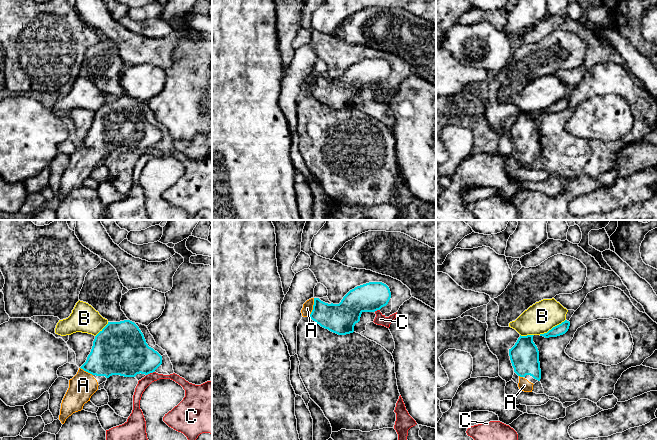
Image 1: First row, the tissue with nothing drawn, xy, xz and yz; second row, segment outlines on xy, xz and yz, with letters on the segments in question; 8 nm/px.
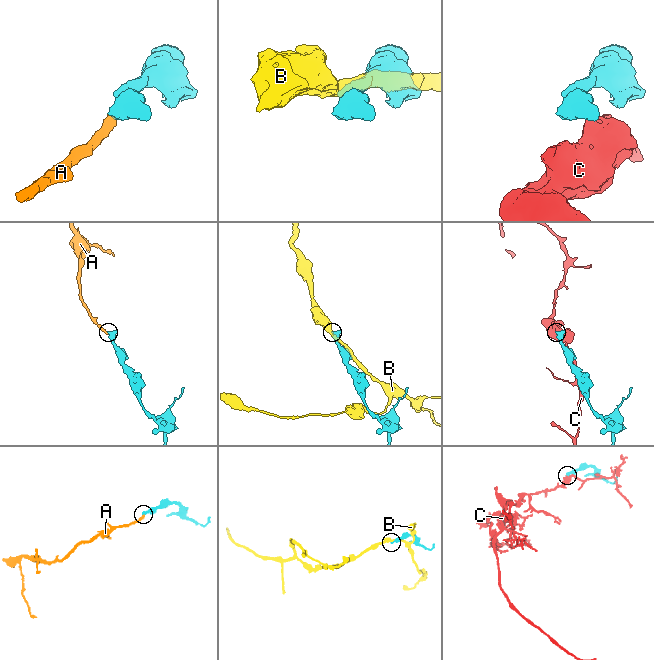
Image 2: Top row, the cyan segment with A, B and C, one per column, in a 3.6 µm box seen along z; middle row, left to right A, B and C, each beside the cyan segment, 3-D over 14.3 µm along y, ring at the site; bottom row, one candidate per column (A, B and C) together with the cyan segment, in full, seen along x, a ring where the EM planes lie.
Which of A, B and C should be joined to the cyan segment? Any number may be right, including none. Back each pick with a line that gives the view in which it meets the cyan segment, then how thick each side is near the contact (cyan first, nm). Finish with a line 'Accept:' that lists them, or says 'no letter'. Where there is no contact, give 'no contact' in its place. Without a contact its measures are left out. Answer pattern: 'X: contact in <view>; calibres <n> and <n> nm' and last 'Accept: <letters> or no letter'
A: contact in xz; calibres 240 and 80 nm
Accept: A

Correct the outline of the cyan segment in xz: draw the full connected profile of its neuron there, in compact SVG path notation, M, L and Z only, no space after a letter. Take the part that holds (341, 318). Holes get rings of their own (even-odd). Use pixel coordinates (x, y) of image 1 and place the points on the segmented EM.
M369 282L350 290L339 304L328 304L311 298L303 304L303 317L309 317L321 327L338 335L354 332L363 312L375 312L391 298L389 287L382 282Z

